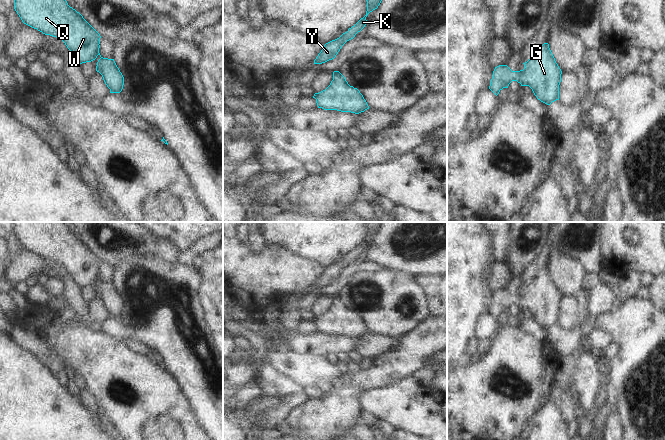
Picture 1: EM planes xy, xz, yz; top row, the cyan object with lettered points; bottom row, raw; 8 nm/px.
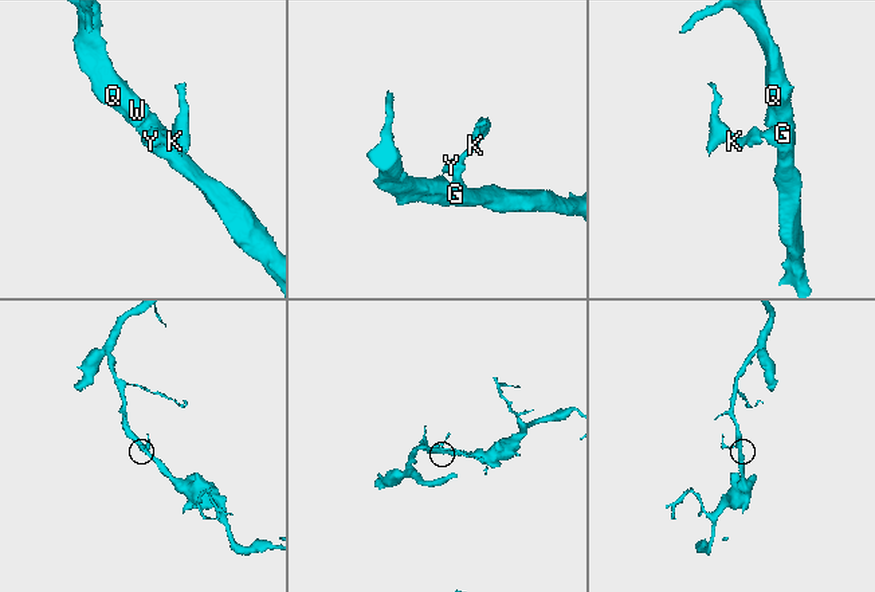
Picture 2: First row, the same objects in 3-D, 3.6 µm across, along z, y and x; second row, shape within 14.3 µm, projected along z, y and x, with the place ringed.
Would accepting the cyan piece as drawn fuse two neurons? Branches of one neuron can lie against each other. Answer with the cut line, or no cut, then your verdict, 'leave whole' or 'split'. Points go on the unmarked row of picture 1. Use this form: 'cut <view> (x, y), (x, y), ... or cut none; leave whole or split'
cut none; leave whole

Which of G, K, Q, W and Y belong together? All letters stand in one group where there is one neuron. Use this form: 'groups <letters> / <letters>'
groups G K Q W Y

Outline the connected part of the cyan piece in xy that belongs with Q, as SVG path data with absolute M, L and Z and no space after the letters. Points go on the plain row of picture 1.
M14 222L14 233L24 248L62 264L78 287L91 286L99 279L101 282L97 286L96 295L102 299L110 317L122 315L124 301L114 283L103 282L99 277L100 258L79 236L68 229L65 222Z

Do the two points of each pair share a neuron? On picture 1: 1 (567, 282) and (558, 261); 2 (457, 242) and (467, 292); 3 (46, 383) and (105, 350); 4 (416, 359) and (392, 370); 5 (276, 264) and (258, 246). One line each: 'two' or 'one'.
1: one
2: one
3: two
4: one
5: two

